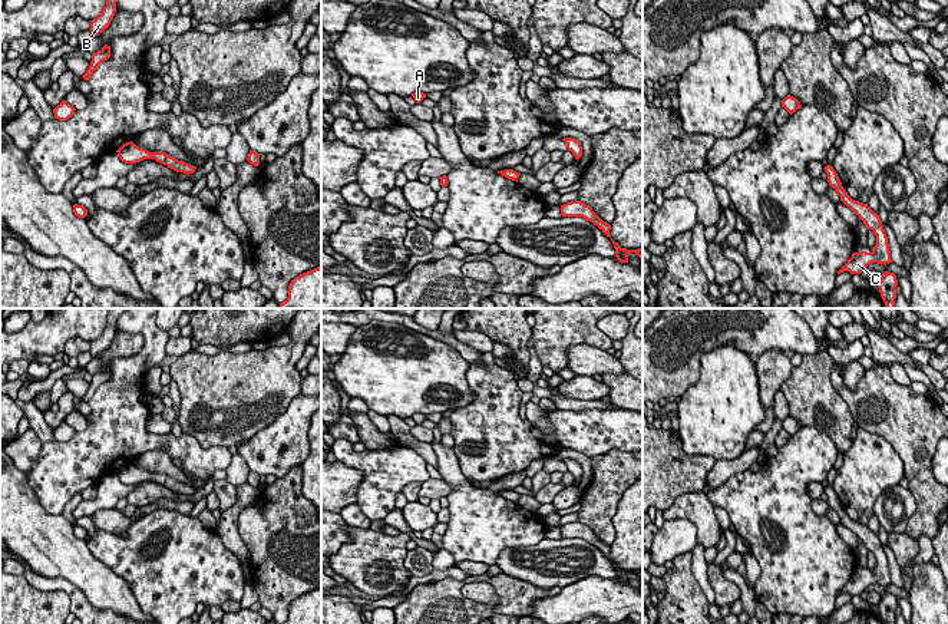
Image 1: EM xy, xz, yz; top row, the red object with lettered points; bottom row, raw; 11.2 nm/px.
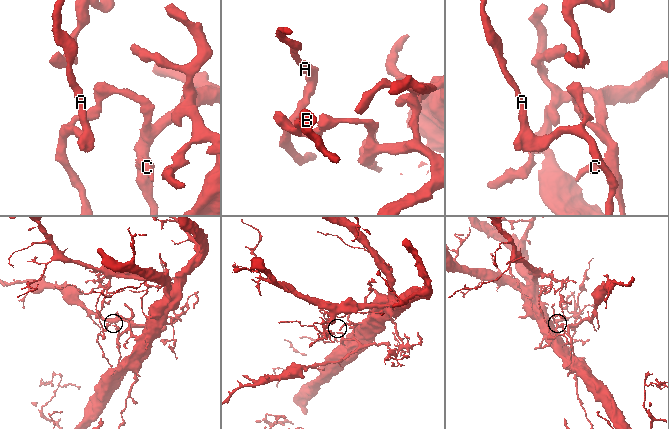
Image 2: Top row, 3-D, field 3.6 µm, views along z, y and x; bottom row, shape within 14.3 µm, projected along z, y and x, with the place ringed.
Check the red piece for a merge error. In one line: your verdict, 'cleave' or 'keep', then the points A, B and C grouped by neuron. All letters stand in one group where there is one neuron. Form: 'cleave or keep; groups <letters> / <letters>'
cleave; groups A B / C

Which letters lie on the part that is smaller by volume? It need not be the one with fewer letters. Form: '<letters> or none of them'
C

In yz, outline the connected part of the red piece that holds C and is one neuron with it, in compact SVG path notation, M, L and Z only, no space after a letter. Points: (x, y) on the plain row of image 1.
M833 488L826 492L826 495L829 506L836 511L840 522L849 528L863 542L866 549L872 551L876 557L876 567L872 569L872 572L853 574L848 584L838 592L838 595L843 592L849 592L850 595L861 595L872 584L883 587L892 584L888 558L879 536L873 534L868 525L855 522L848 516Z

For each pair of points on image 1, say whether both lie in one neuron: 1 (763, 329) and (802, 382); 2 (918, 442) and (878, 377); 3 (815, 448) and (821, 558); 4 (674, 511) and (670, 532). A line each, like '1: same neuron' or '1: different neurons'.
1: different neurons
2: same neuron
3: same neuron
4: different neurons

